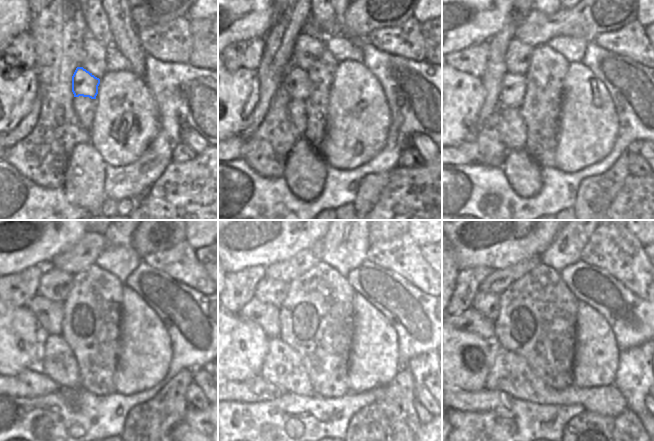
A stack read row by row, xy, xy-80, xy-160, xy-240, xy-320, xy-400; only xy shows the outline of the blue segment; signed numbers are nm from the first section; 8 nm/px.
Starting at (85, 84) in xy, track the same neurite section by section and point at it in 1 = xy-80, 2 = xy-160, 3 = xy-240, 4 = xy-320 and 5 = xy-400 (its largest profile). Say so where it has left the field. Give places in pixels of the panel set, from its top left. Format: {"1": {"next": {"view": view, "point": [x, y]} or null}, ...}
{"1": {"next": {"view": "xy-80", "point": [296, 81]}}, "2": {"next": {"view": "xy-160", "point": [513, 89]}}, "3": {"next": {"view": "xy-240", "point": [49, 314]}}, "4": {"next": {"view": "xy-320", "point": [266, 315]}}, "5": {"next": {"view": "xy-400", "point": [470, 320]}}}

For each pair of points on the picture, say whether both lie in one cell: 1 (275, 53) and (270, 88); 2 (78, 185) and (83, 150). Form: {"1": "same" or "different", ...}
{"1": "same", "2": "same"}

